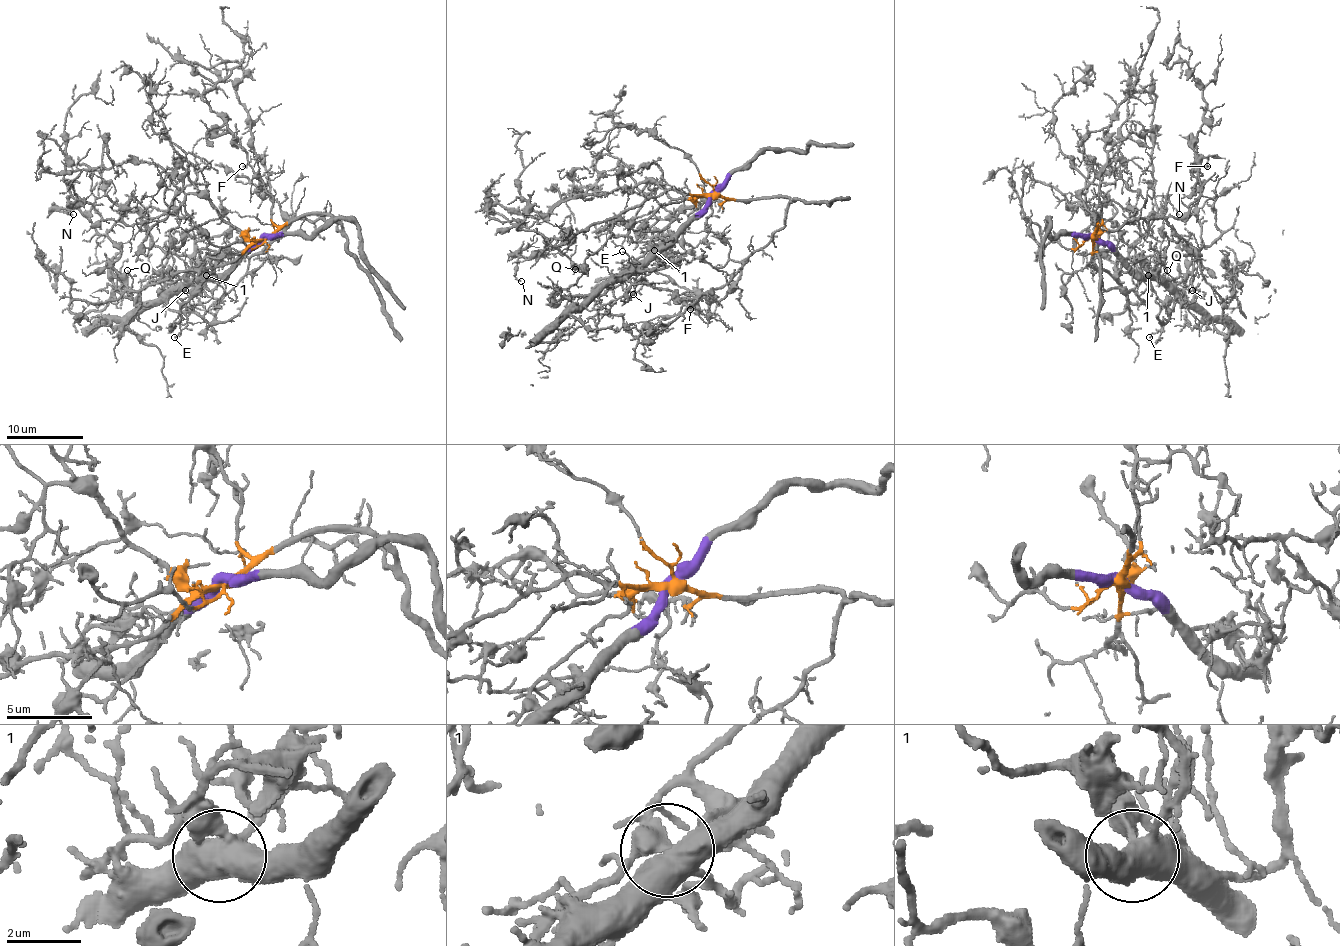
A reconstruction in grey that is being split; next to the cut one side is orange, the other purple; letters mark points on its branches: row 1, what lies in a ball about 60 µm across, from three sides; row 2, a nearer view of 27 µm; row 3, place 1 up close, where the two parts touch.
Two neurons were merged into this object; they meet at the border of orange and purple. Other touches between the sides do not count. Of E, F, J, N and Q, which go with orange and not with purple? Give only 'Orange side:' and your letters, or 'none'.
Orange side: F, N, Q

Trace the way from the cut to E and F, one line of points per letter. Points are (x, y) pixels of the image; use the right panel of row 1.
E: (1093, 239), (1100, 239), (1139, 273), (1154, 275), (1175, 296), (1170, 320), (1148, 337)
F: (1093, 239), (1095, 214), (1102, 229), (1183, 216), (1200, 193), (1198, 164), (1208, 158), (1208, 166)

